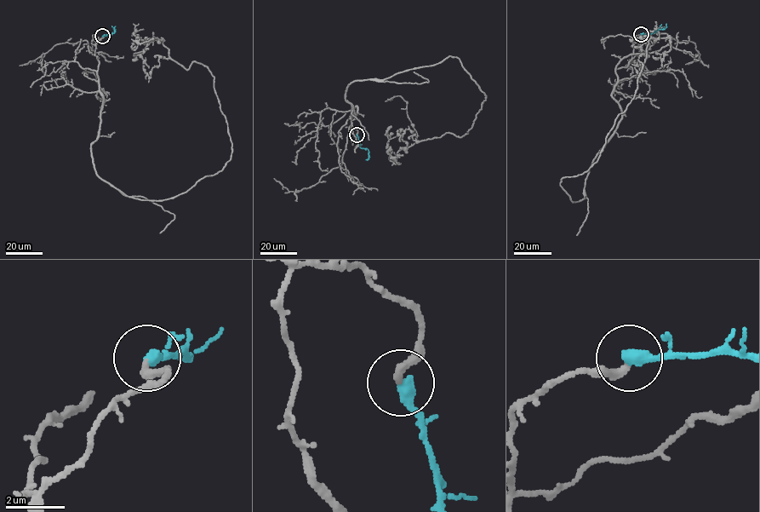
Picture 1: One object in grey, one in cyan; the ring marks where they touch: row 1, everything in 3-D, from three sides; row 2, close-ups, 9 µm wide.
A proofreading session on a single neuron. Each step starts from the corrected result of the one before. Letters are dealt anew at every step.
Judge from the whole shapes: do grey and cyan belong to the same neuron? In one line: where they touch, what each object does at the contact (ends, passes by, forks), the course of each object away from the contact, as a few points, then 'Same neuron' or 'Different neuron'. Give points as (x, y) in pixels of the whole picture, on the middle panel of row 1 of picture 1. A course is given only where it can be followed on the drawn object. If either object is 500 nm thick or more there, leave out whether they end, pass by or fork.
Place: (357, 135). At the ring grey ends. At the ring cyan ends. Course of grey: (357, 135), (345, 99), (357, 80), (450, 55), (486, 95), (465, 135), (415, 142), (393, 161), (391, 125). Course of cyan: (357, 135), (359, 146), (368, 152), (365, 160). Same neuron

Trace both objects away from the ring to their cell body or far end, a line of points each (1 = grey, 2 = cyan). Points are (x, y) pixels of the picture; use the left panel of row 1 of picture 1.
1: (102, 36), (94, 171), (162, 200), (222, 169), (232, 143), (207, 67), (184, 68), (134, 33), (137, 47)
2: (102, 36), (115, 31), (111, 25)

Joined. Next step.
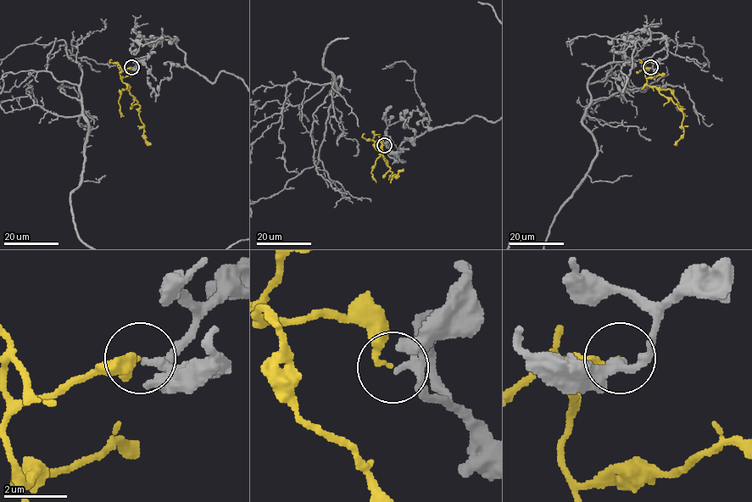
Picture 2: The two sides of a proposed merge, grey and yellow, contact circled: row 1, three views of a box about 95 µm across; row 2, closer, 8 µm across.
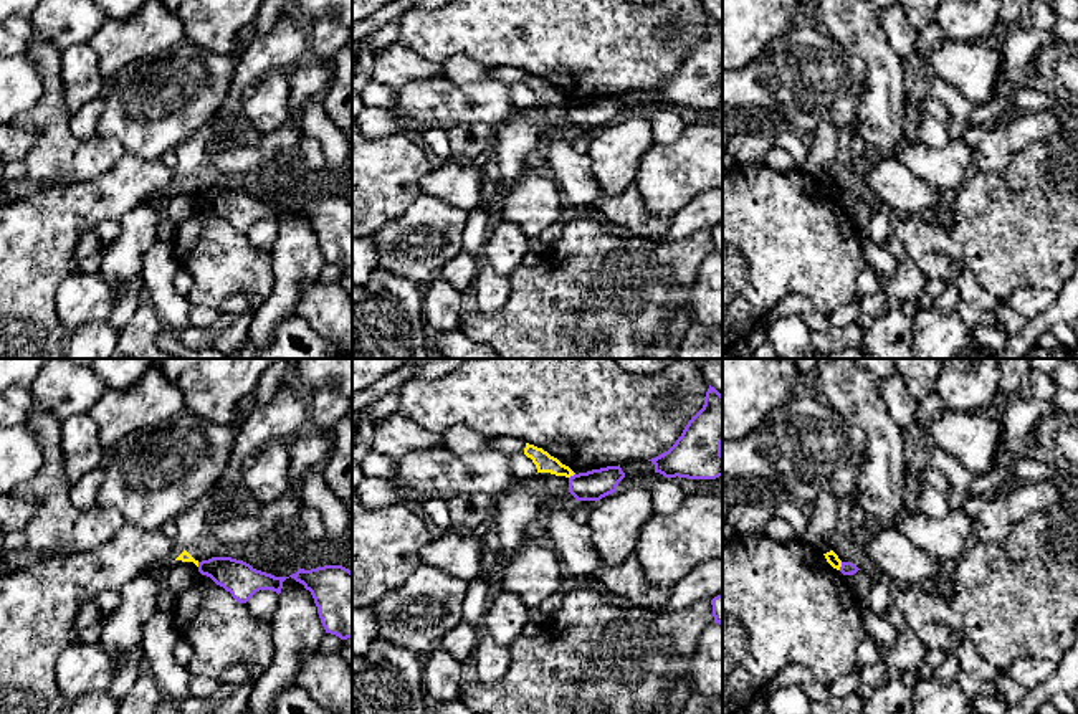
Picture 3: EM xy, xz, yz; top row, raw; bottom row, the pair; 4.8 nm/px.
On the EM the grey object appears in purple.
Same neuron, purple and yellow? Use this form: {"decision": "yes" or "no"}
{"decision": "no"}

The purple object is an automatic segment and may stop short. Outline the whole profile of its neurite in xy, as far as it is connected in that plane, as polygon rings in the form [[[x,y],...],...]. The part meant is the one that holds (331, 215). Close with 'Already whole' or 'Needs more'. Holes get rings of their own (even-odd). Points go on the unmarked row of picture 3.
[[[342,195],[299,198],[289,205],[311,221],[326,263],[352,268],[352,202]]]. Already whole

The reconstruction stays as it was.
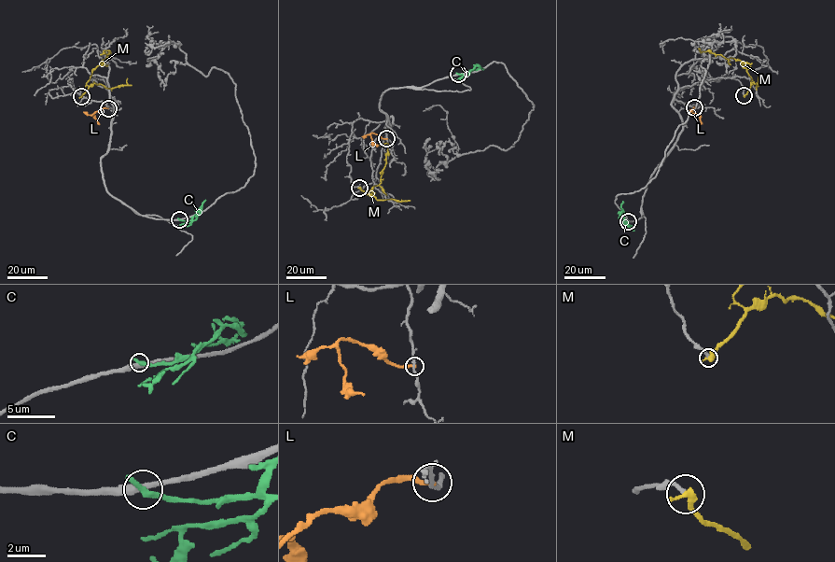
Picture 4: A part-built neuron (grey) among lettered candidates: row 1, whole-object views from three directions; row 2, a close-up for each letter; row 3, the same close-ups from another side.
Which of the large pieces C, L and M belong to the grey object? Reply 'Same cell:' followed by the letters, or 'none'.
Same cell: none

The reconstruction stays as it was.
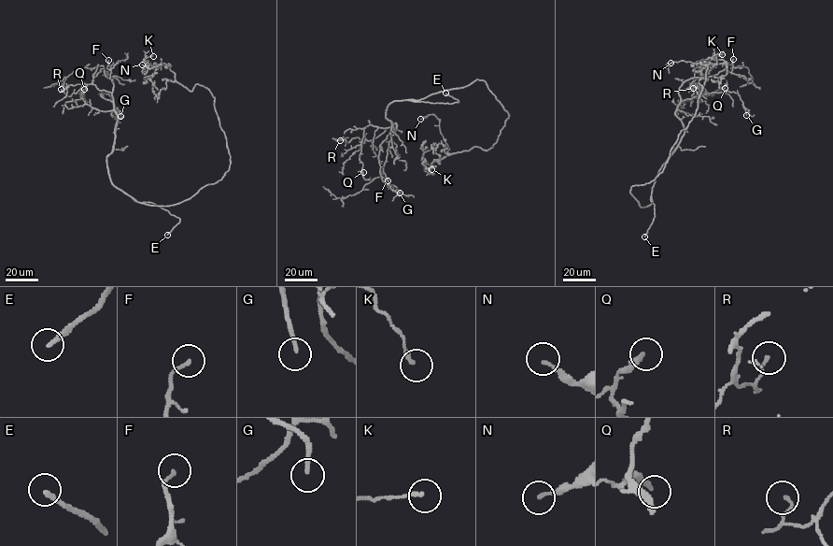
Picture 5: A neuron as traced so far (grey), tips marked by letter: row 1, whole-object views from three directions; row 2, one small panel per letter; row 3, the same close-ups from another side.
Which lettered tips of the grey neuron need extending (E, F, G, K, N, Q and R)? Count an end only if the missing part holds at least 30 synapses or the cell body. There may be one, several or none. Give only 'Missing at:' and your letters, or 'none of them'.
Missing at: E, G

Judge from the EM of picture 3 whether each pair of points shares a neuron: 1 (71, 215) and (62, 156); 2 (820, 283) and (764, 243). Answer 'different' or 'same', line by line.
1: different
2: same

